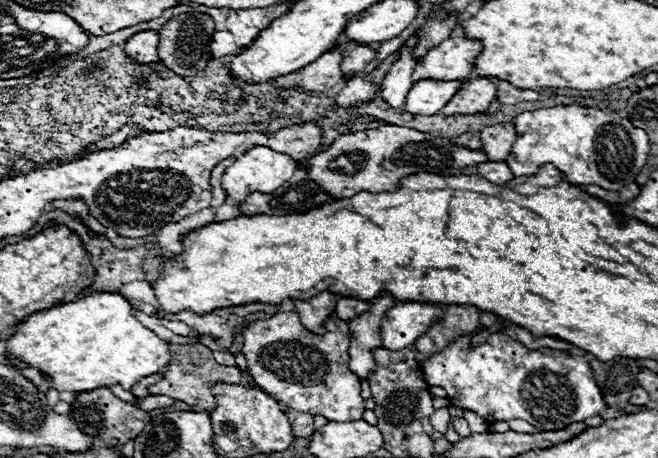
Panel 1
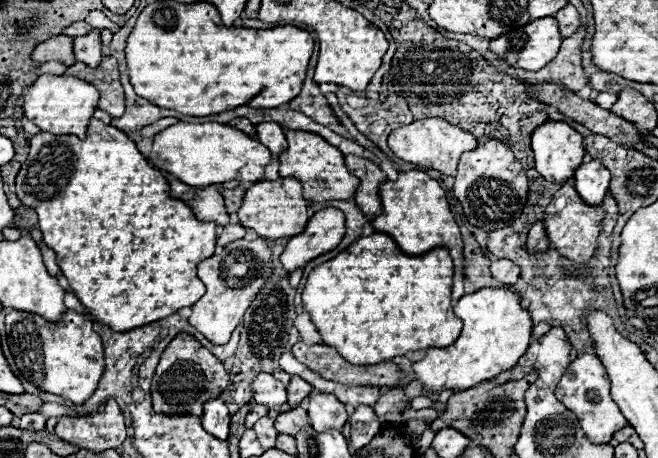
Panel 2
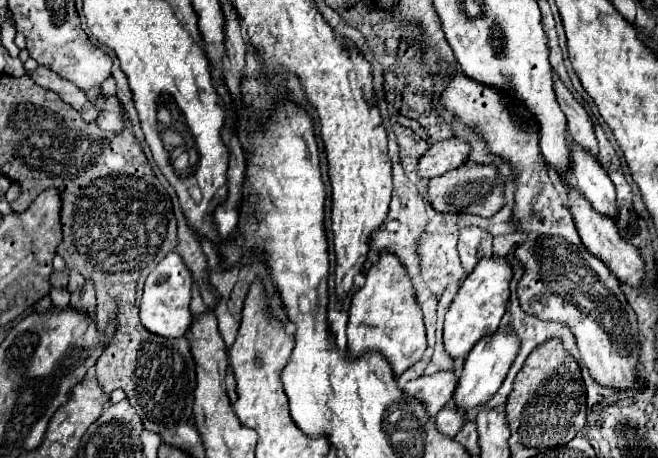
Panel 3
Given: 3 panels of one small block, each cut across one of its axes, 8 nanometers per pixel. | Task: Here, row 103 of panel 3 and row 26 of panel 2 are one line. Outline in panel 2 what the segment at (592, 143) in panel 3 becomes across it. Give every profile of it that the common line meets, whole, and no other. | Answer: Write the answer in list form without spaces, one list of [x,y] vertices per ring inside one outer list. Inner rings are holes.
[[[572,4],[564,6],[564,10],[558,10],[558,14],[554,16],[558,20],[558,28],[562,38],[568,38],[576,32],[576,28],[580,26],[580,14],[576,12],[576,8]]]

